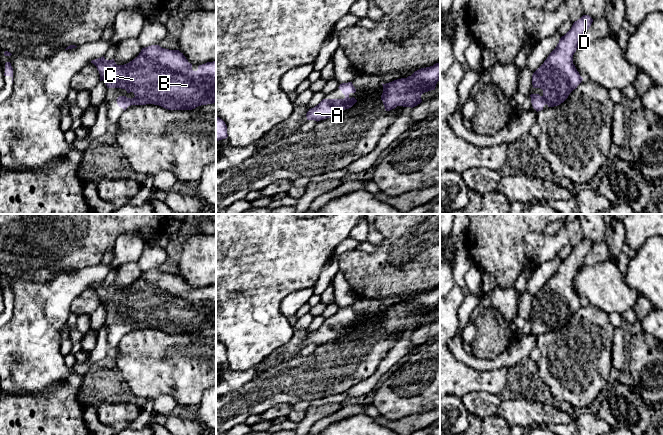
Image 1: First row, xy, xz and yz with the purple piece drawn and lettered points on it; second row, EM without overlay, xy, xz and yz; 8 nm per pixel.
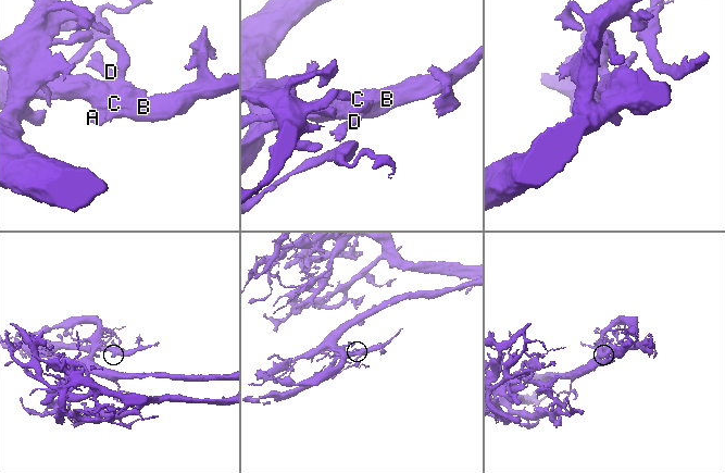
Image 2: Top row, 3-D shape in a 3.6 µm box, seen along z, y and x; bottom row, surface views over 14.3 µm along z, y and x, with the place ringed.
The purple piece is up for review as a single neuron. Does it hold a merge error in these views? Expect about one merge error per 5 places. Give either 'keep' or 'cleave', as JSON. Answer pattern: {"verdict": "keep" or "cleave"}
{"verdict": "keep"}

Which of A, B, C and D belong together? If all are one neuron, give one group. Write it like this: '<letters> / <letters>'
A B C D

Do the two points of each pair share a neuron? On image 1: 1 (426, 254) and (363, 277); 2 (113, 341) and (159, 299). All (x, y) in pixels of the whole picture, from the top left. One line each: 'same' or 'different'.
1: same
2: same

